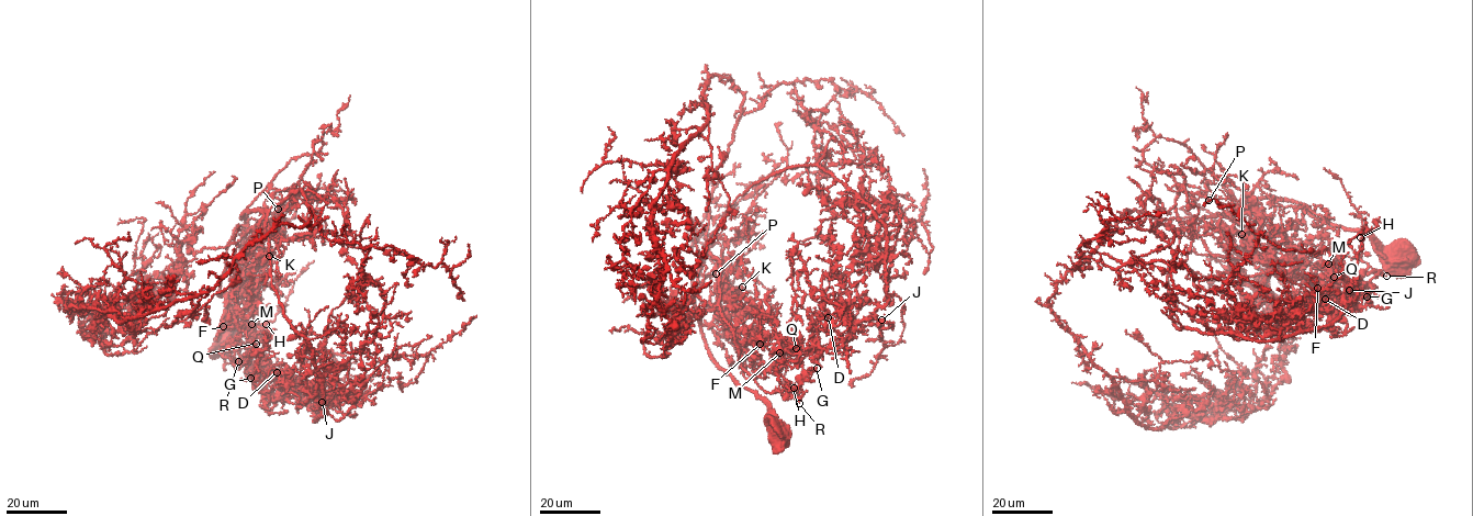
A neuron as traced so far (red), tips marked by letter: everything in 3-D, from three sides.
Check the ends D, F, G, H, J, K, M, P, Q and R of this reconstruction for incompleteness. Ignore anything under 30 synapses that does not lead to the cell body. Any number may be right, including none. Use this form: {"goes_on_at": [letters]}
{"goes_on_at": ["K"]}

